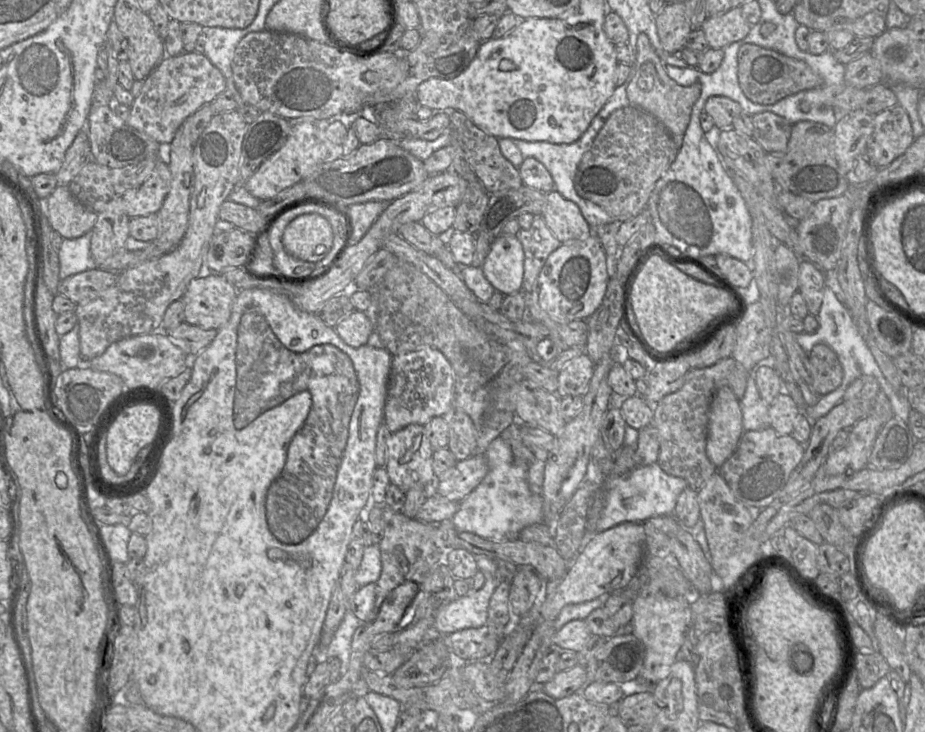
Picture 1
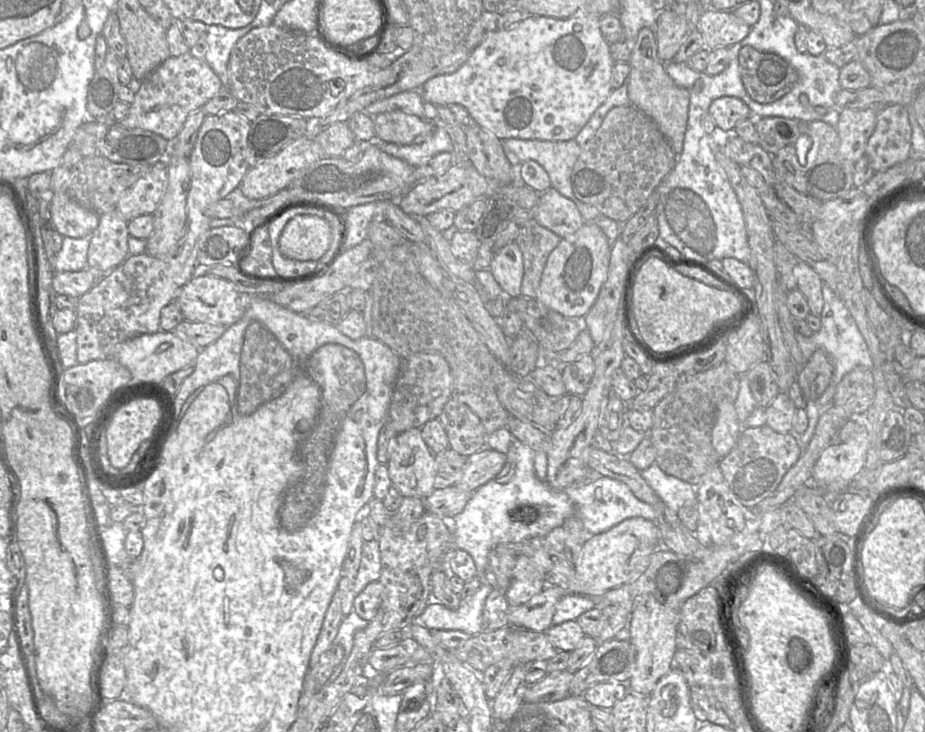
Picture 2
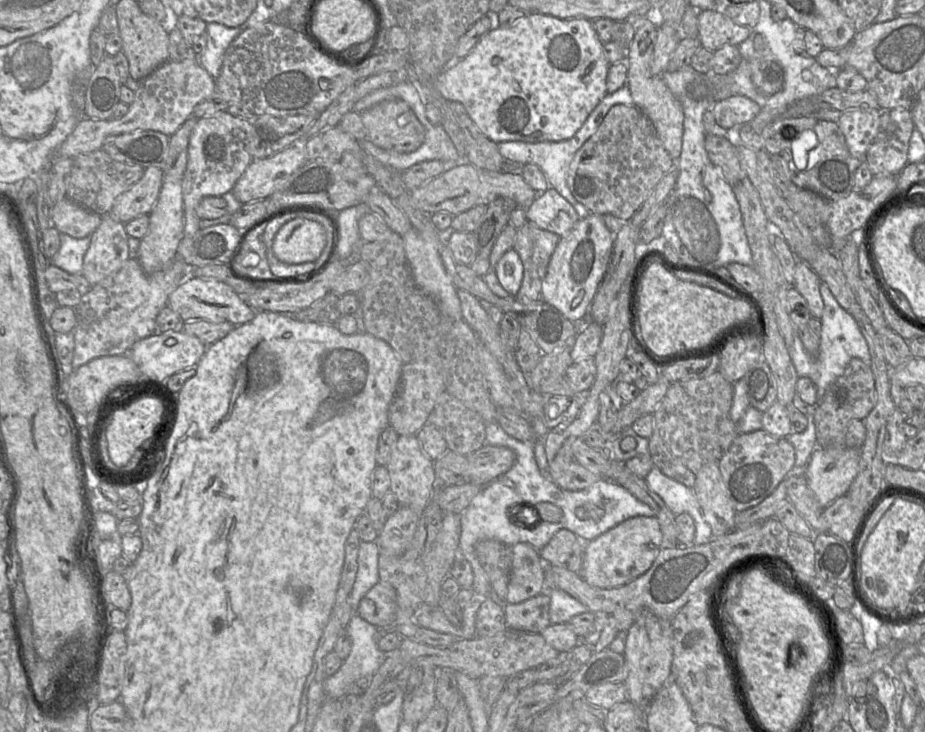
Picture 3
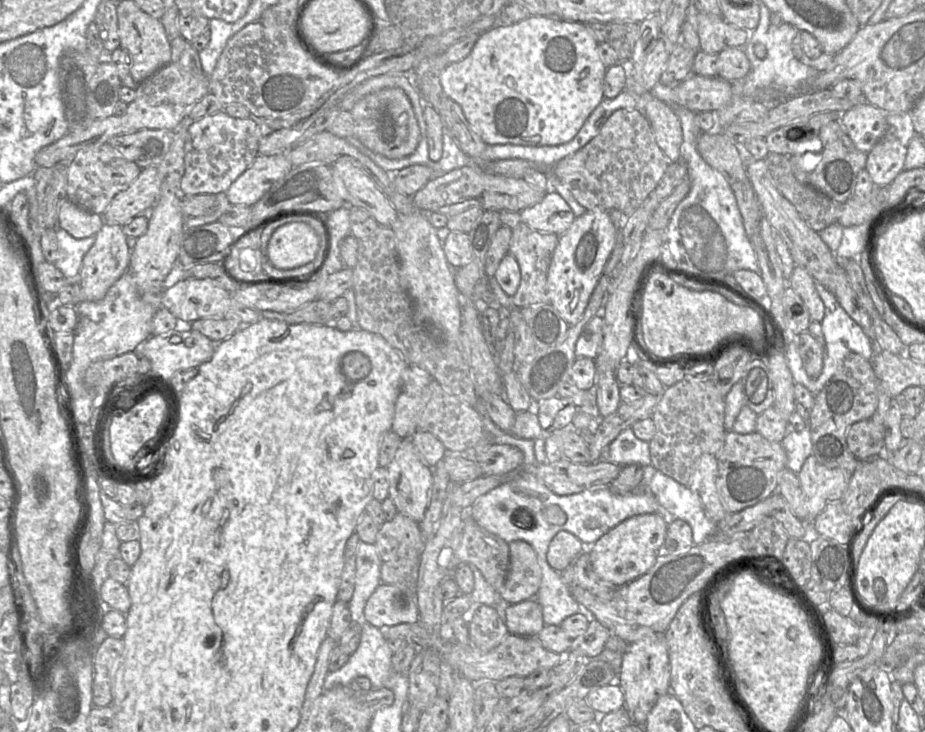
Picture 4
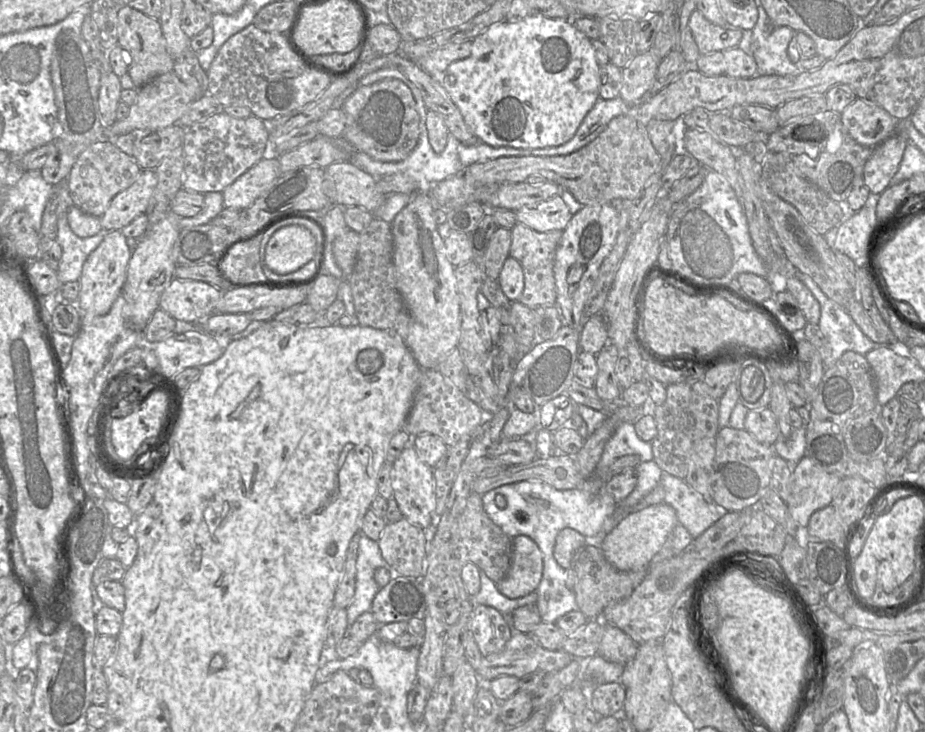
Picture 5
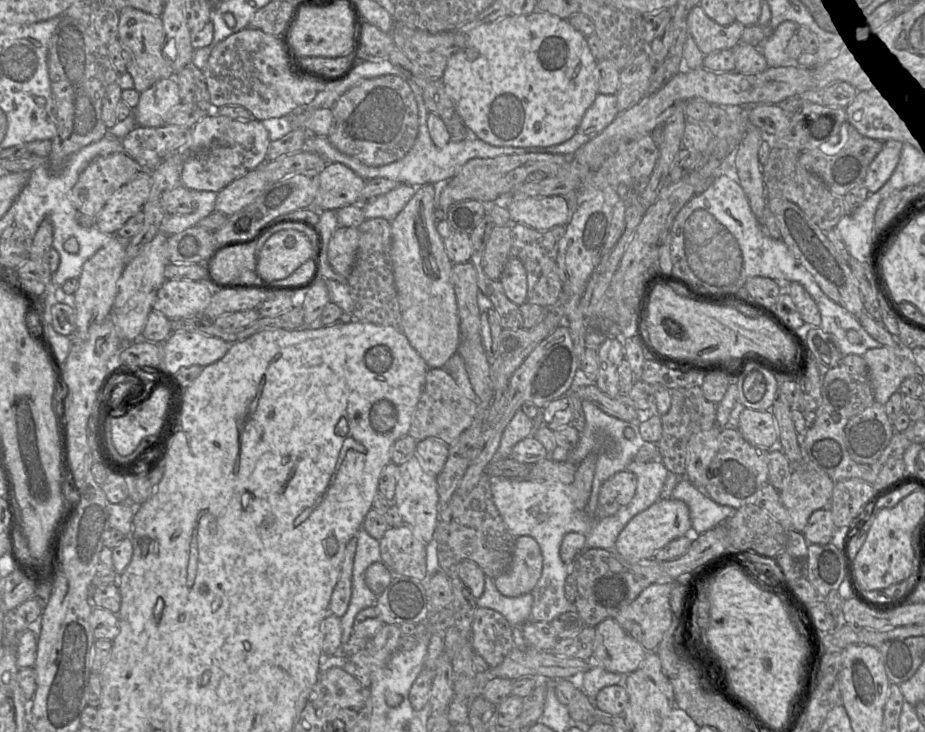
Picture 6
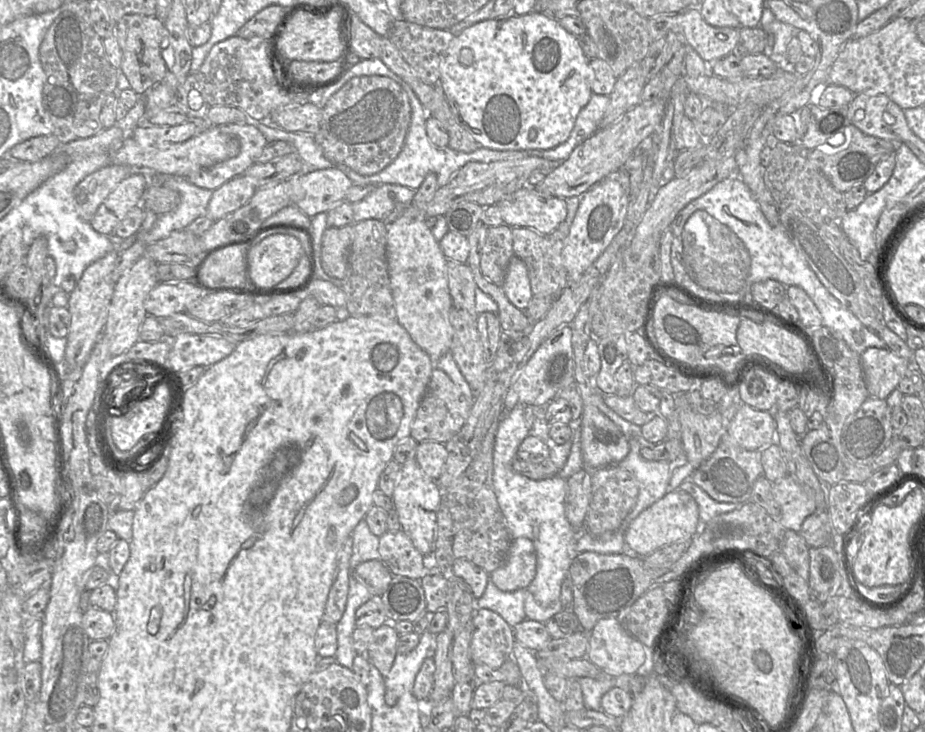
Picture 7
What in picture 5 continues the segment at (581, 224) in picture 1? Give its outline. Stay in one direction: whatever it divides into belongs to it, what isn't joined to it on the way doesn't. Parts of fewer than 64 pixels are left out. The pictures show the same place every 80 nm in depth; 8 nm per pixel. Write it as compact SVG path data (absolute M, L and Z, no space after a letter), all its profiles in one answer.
M560 195L539 204L528 204L515 213L517 223L541 233L563 231L573 216Z

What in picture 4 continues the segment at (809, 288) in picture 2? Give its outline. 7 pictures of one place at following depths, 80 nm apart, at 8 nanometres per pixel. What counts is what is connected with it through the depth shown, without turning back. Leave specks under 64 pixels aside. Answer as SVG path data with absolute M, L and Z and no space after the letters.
M795 266L789 286L804 301L811 321L821 322L825 315L825 306L816 290L814 278L804 268Z

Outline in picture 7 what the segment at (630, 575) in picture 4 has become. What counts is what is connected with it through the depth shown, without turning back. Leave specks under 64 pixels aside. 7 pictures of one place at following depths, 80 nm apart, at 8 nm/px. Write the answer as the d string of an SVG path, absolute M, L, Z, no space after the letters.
M676 489L642 511L627 527L624 540L628 550L646 557L657 549L677 543L690 542L700 530L698 505L691 495Z

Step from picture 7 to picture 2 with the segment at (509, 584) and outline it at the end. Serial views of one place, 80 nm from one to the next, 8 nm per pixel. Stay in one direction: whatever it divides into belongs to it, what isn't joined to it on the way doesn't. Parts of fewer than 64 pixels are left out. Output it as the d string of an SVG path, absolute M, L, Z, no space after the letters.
M526 555L517 556L506 592L507 602L510 607L522 605L542 592L546 586L545 578L534 561Z

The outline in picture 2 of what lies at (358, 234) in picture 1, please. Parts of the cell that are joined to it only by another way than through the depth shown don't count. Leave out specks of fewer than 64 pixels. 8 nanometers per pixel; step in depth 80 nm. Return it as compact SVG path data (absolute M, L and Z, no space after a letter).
M374 201L343 208L341 213L343 235L337 250L338 255L355 247L367 238L368 227L373 219L384 219L384 202Z

